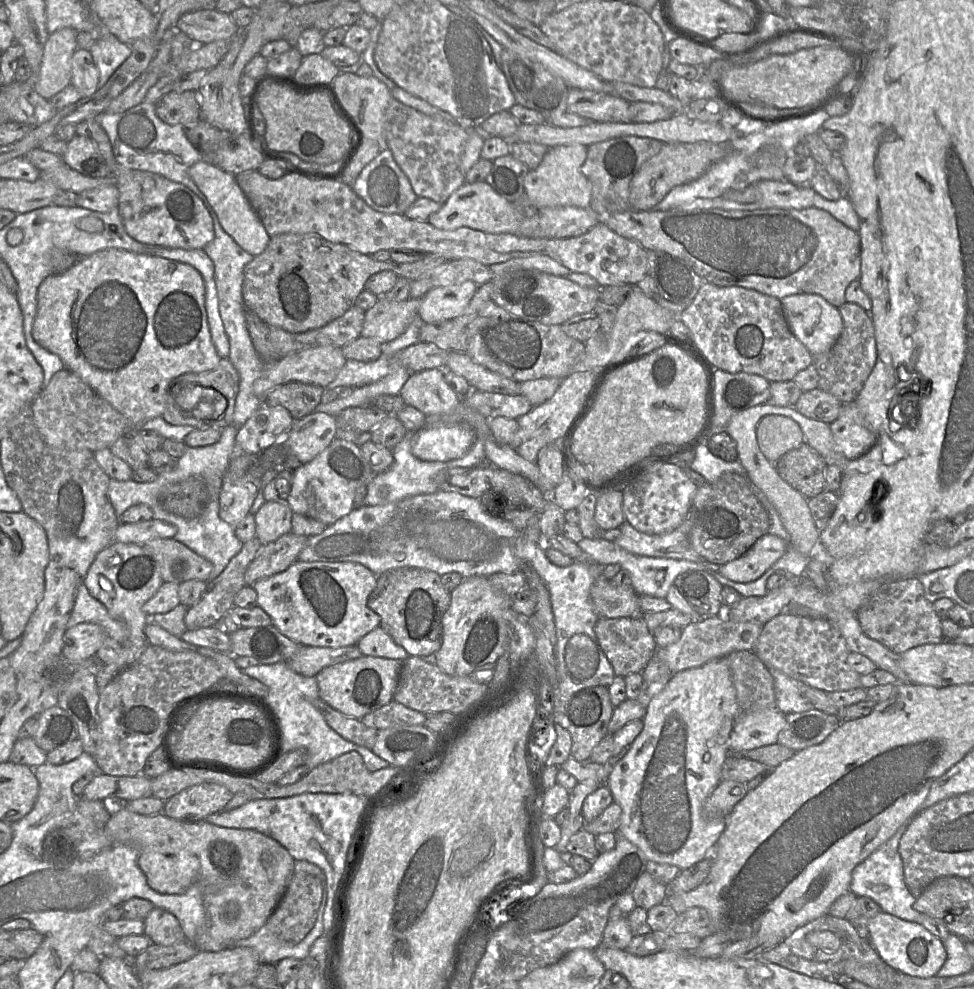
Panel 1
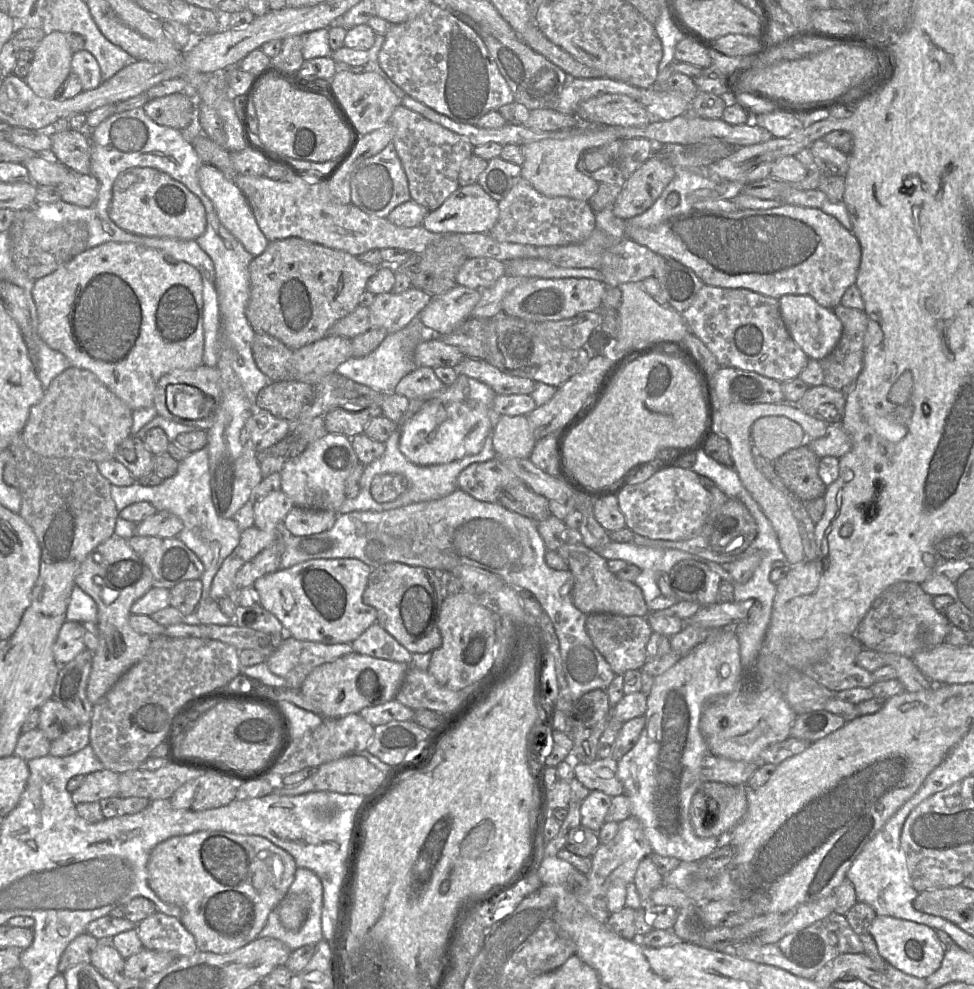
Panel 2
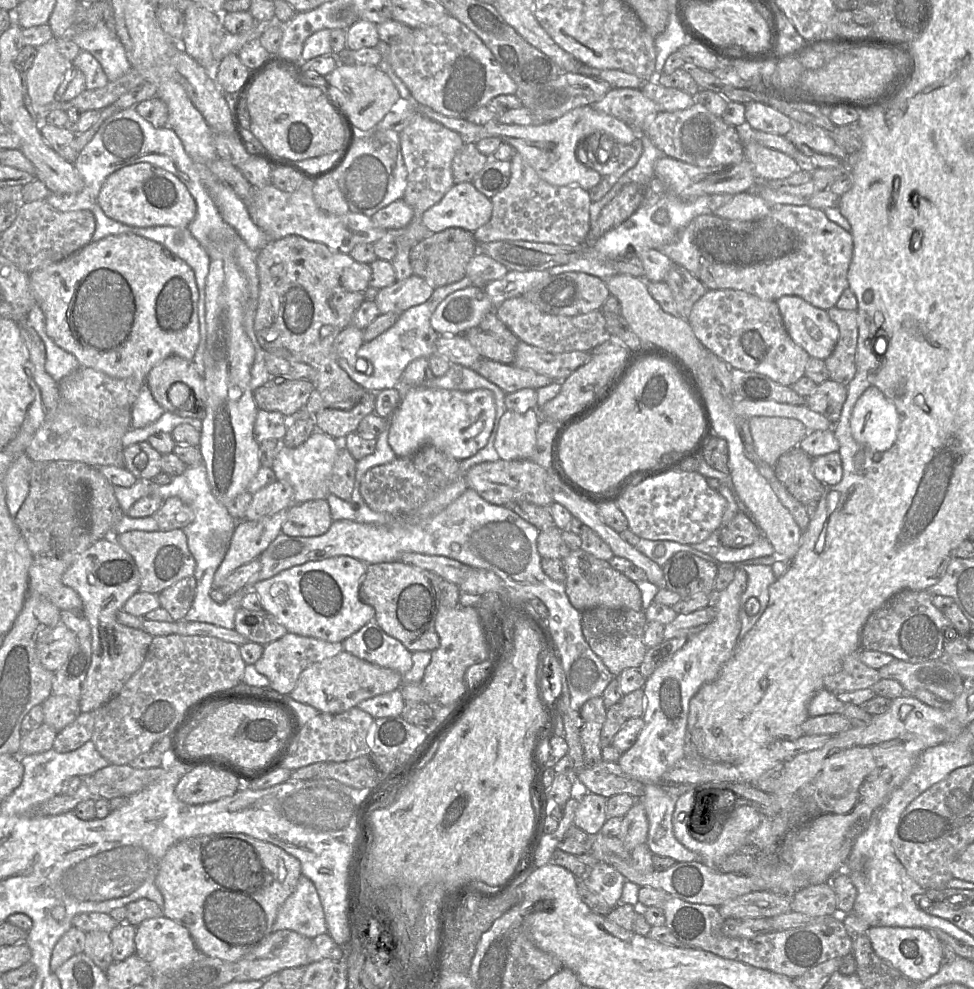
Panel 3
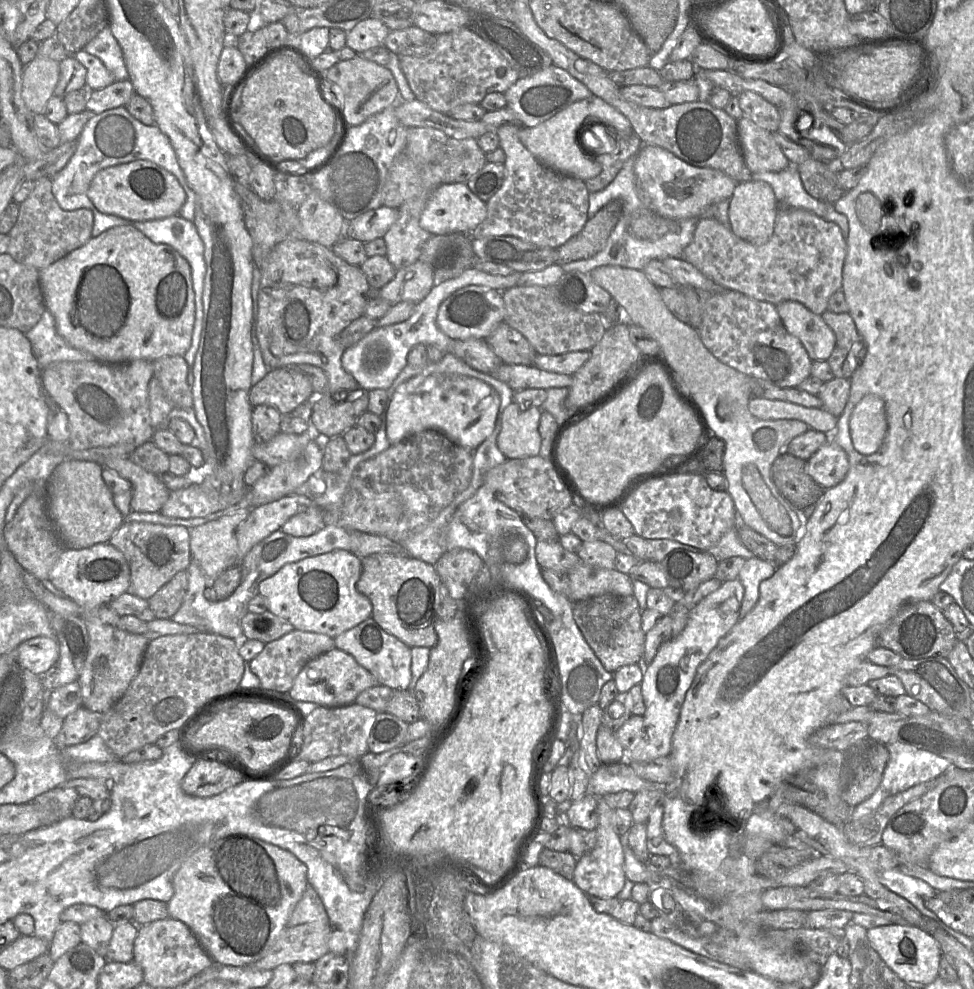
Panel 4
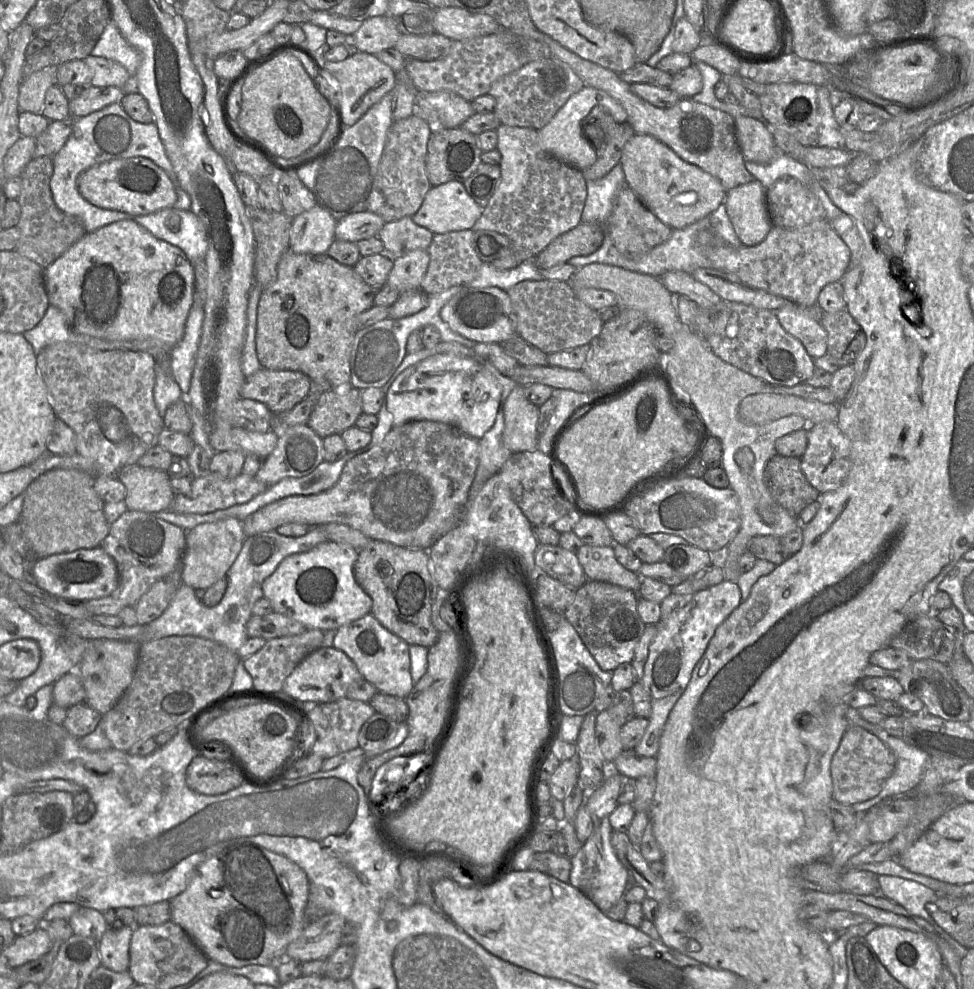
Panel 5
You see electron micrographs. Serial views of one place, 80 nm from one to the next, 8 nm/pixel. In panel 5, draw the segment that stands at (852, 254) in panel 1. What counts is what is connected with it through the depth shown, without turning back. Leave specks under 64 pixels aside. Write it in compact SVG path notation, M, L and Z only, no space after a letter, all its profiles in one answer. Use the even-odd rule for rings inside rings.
M820 219L810 224L783 228L772 225L766 237L754 246L732 247L725 244L710 229L698 232L695 241L695 250L700 252L710 263L710 268L731 274L737 282L753 289L764 290L770 294L788 299L803 308L817 305L817 299L822 288L832 282L839 282L850 266L851 252L849 247L838 236L831 221Z

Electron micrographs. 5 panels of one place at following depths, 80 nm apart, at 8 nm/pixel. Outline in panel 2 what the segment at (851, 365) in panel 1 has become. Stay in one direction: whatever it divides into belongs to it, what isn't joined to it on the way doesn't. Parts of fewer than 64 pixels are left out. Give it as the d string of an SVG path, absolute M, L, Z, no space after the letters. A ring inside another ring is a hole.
M838 305L833 309L843 326L836 347L820 361L824 384L846 396L853 390L863 368L864 337L868 318L864 311Z

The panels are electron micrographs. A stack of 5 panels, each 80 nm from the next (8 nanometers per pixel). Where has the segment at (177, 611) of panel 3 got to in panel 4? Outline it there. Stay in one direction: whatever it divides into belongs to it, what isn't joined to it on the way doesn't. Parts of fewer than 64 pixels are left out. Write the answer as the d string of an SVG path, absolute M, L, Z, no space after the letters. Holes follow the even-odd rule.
M180 571L148 600L156 619L171 619L183 603L188 588L187 571Z

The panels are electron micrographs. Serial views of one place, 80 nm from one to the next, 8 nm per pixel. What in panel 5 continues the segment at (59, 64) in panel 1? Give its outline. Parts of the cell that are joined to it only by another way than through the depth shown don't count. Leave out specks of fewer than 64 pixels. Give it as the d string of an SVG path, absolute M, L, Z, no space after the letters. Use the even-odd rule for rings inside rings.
M45 67L23 78L18 96L20 111L43 114L46 92L55 84L57 84L57 68L55 67Z

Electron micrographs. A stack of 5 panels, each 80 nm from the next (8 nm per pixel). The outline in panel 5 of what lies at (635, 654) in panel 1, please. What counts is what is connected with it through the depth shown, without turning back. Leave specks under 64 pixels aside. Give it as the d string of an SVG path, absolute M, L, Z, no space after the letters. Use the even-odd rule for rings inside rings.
M588 580L576 589L573 602L564 611L581 640L600 668L613 672L623 663L631 663L635 648L646 628L637 608L637 596L628 588L594 580Z

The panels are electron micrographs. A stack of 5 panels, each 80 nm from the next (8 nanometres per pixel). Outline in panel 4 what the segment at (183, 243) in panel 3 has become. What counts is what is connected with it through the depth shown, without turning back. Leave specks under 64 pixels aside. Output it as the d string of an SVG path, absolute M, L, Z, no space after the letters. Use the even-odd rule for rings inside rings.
M173 215L162 219L148 221L133 221L131 223L137 230L143 233L155 244L167 244L173 247L181 256L183 256L191 267L192 283L195 293L195 322L193 326L191 345L183 358L188 363L191 372L195 356L200 344L200 337L203 328L203 288L206 274L206 263L204 259L204 243L199 236L194 222L182 218L180 215Z

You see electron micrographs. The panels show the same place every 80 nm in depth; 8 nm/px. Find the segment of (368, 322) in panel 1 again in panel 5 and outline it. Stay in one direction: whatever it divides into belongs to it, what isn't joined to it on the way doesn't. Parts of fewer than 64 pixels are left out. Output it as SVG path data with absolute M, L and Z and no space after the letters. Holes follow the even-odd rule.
M412 250L393 261L393 268L386 285L400 294L420 289L421 281L429 264L428 250Z

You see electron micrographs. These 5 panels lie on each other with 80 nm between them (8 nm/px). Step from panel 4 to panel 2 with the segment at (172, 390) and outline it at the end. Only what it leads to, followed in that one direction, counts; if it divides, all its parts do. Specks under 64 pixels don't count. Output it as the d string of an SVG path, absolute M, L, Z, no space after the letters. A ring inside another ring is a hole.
M200 365L195 369L183 370L175 369L162 375L156 385L154 393L154 407L158 416L168 420L194 427L197 430L208 431L213 423L213 415L205 418L202 422L192 419L181 418L173 414L167 407L166 389L172 384L187 384L201 390L206 396L212 397L217 402L221 397L220 375L215 366Z

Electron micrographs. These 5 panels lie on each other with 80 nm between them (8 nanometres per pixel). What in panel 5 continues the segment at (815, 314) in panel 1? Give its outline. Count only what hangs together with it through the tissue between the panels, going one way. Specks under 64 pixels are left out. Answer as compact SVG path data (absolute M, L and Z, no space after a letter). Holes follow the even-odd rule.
M782 307L776 312L781 326L804 346L812 359L827 353L827 332L803 307Z

